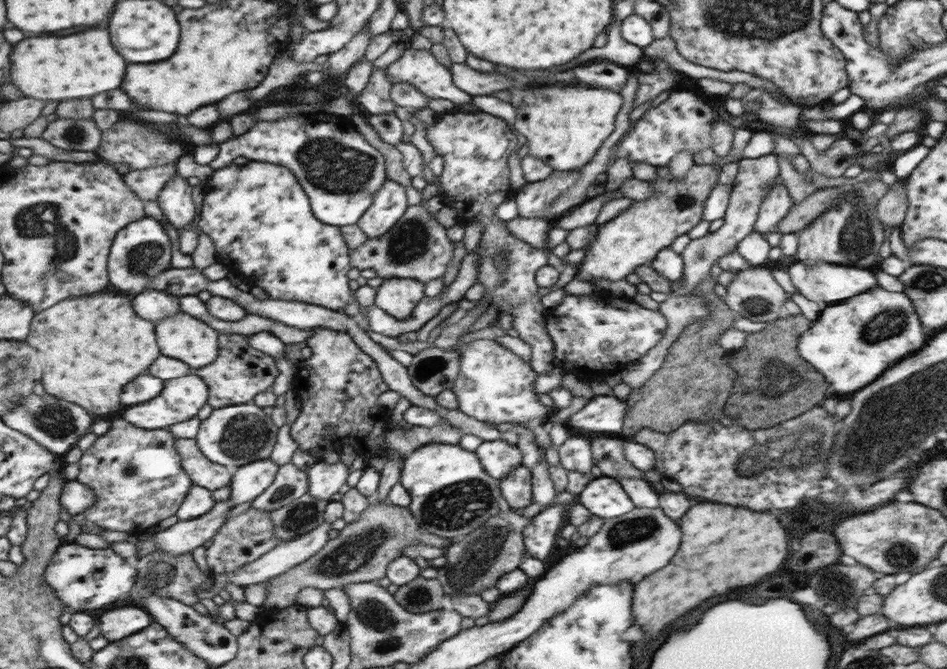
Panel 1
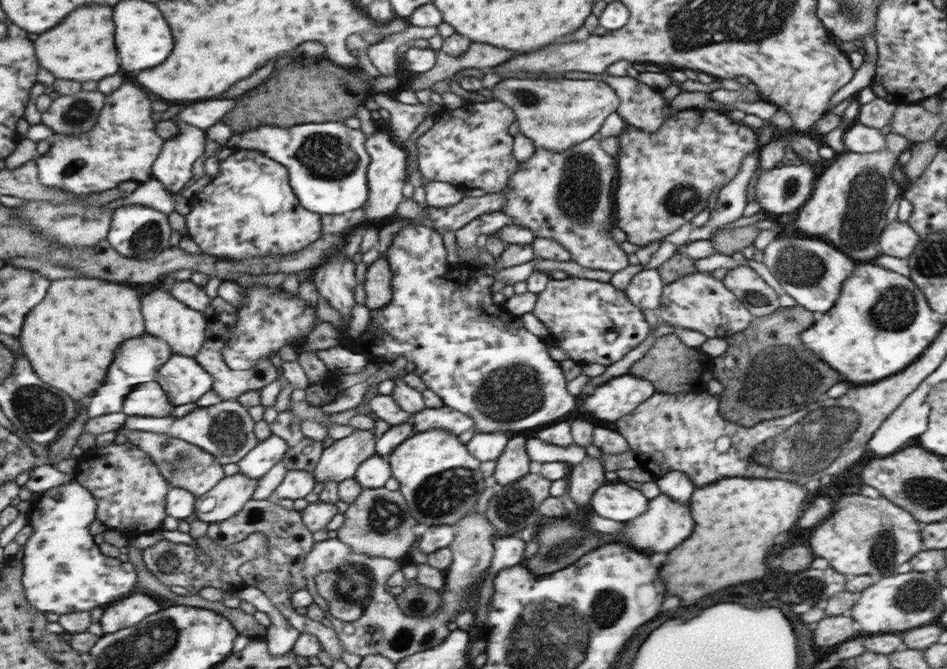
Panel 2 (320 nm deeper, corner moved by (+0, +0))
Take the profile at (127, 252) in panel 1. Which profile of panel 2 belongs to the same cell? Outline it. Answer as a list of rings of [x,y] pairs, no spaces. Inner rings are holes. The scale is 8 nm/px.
[[[121,205],[112,214],[111,230],[107,240],[123,256],[133,259],[153,259],[172,246],[170,243],[172,234],[170,219],[163,211],[150,206]]]

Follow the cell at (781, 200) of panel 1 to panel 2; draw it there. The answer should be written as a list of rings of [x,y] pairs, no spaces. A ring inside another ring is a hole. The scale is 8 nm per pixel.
[[[813,163],[783,165],[765,171],[754,184],[754,198],[764,212],[779,216],[799,209],[810,197],[817,175]]]

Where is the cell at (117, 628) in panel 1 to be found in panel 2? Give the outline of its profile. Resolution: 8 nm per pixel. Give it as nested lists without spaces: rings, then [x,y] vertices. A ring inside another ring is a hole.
[[[135,592],[133,596],[107,608],[100,620],[105,635],[132,628],[135,624],[143,623],[147,617],[159,612],[161,604],[159,604],[159,600],[155,600],[151,596],[154,595],[147,596],[145,592],[143,594]]]

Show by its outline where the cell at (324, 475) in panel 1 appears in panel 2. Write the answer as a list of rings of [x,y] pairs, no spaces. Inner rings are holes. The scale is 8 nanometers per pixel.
[[[357,429],[351,436],[334,441],[322,454],[313,471],[317,482],[341,481],[355,478],[360,464],[377,455],[377,436],[373,429]]]

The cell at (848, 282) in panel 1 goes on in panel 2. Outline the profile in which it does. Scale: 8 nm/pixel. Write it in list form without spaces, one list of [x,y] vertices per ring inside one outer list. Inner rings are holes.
[[[780,234],[762,249],[762,259],[762,263],[787,296],[805,310],[821,313],[827,312],[835,303],[839,296],[839,286],[854,269],[855,263],[821,239],[813,240],[813,237],[809,236],[783,238]]]

